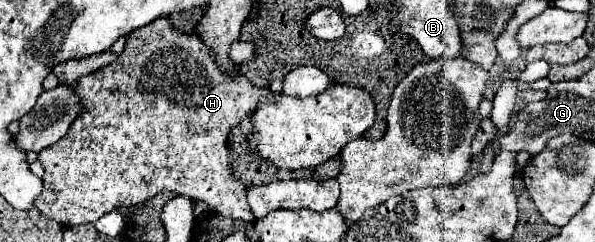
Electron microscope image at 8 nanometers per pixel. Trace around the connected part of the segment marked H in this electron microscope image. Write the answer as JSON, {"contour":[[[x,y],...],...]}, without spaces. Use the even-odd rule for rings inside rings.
{"contour":[[[156,18],[156,22],[128,34],[124,52],[116,62],[98,74],[80,78],[74,92],[80,98],[82,112],[64,138],[38,154],[44,166],[44,190],[34,206],[44,216],[64,226],[78,226],[96,222],[114,208],[134,206],[162,190],[170,190],[206,202],[216,214],[244,222],[256,220],[248,206],[244,186],[232,176],[226,142],[232,126],[242,122],[246,114],[252,114],[268,94],[256,94],[256,86],[248,78],[228,80],[200,38],[180,34],[168,18]]]}

